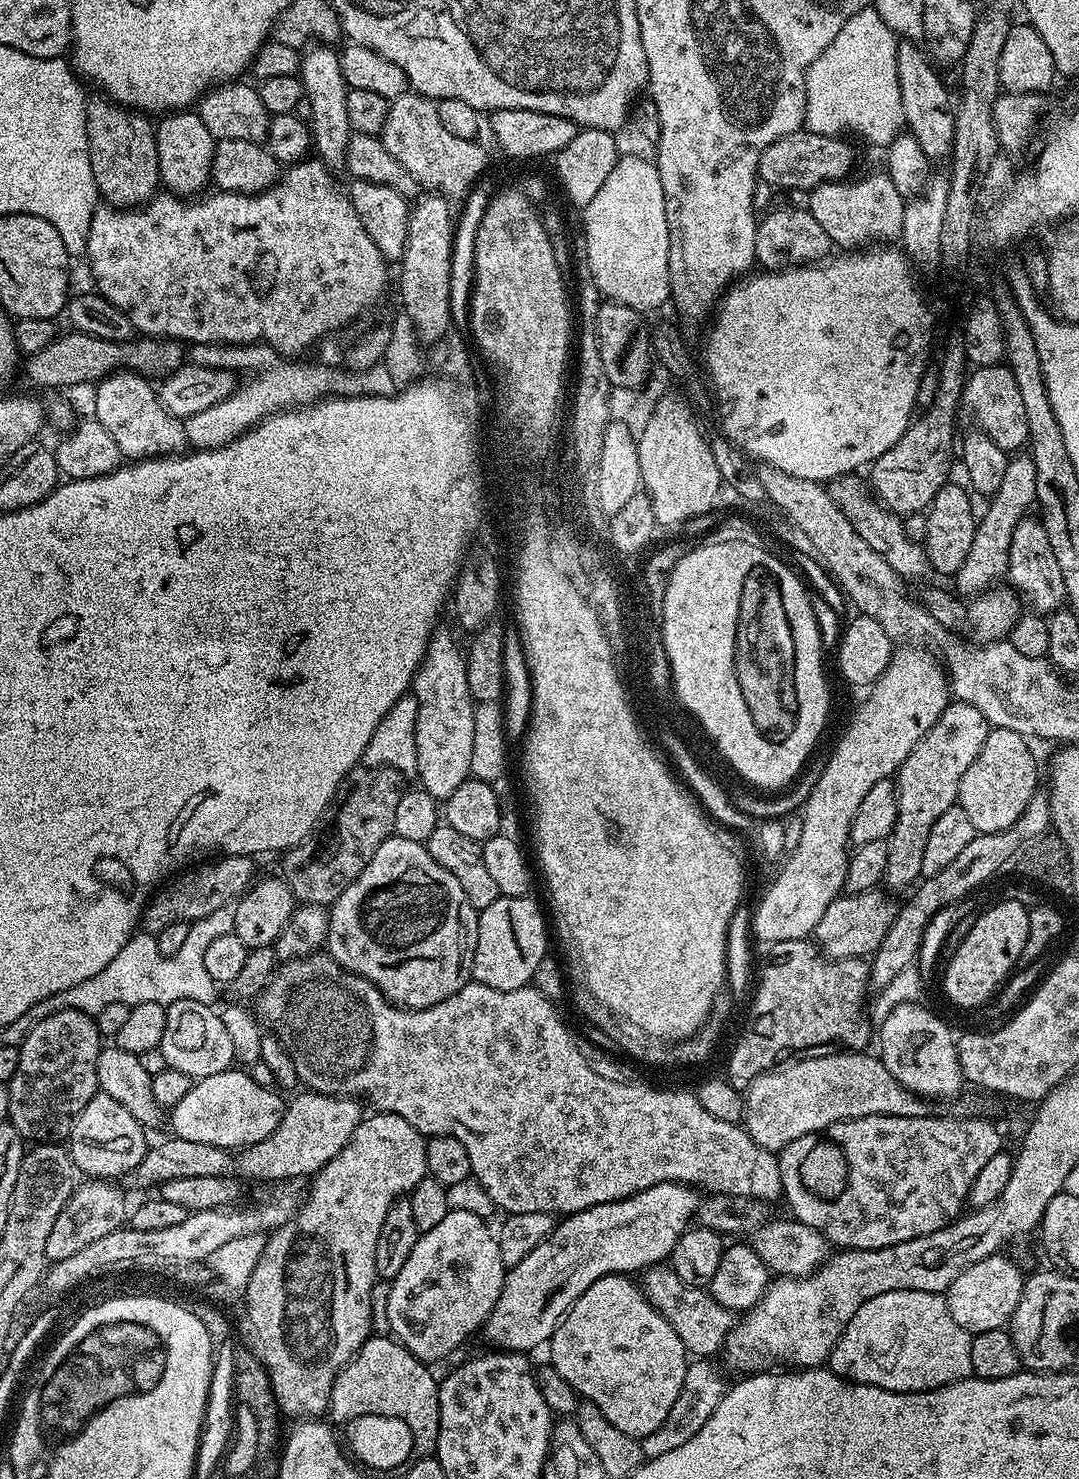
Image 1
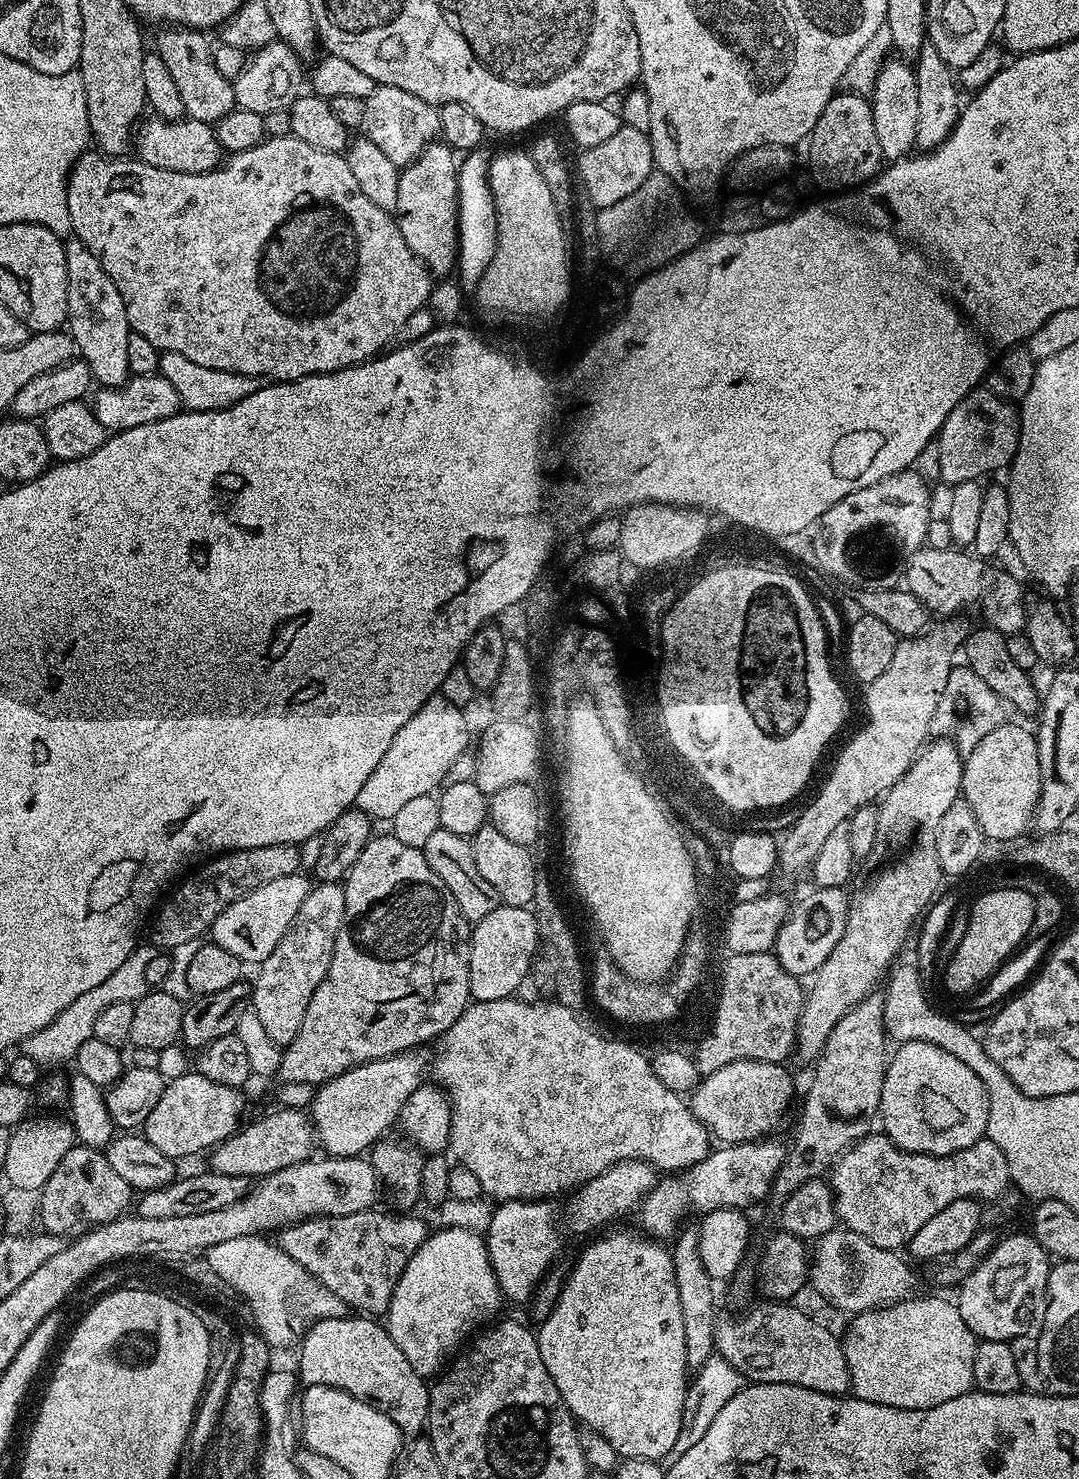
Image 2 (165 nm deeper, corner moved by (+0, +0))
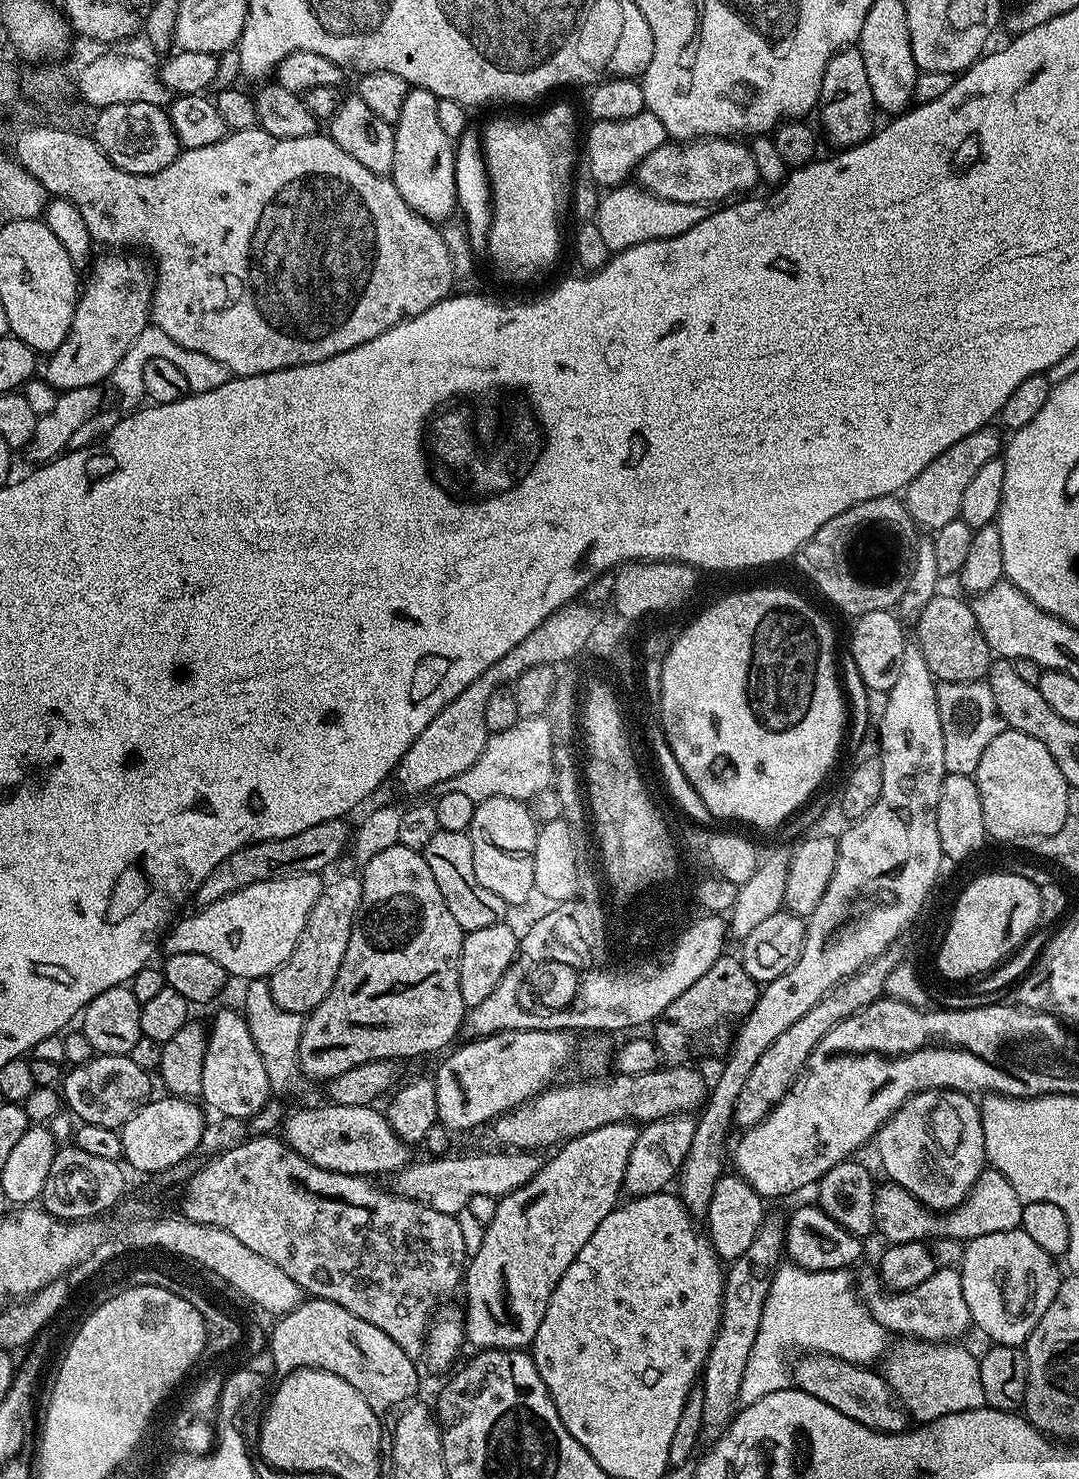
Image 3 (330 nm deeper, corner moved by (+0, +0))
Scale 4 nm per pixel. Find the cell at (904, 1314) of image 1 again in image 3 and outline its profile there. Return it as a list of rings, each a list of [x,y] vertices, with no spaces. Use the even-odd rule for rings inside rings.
[[[904,1338],[896,1343],[887,1349],[886,1355],[883,1357],[882,1375],[888,1385],[892,1387],[892,1395],[903,1404],[913,1421],[929,1424],[931,1420],[937,1420],[946,1414],[960,1413],[968,1409],[986,1406],[979,1359],[976,1354],[973,1355],[962,1347],[962,1344],[915,1338]]]

